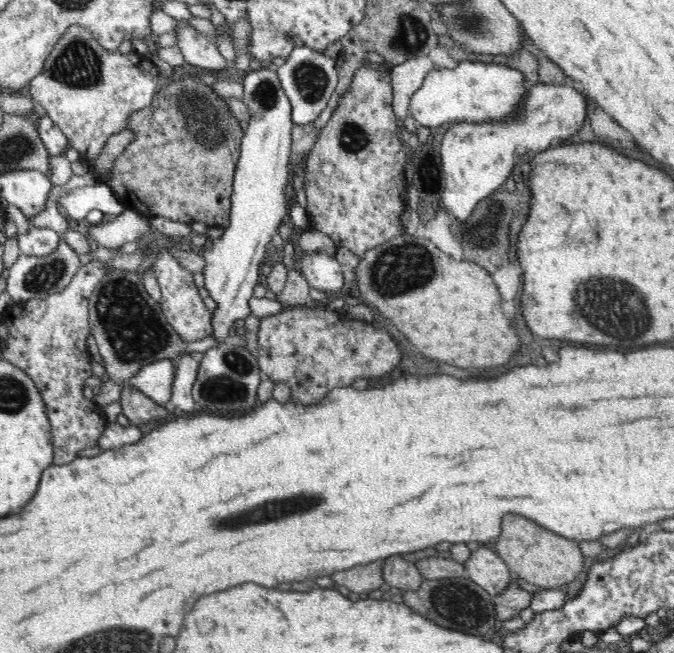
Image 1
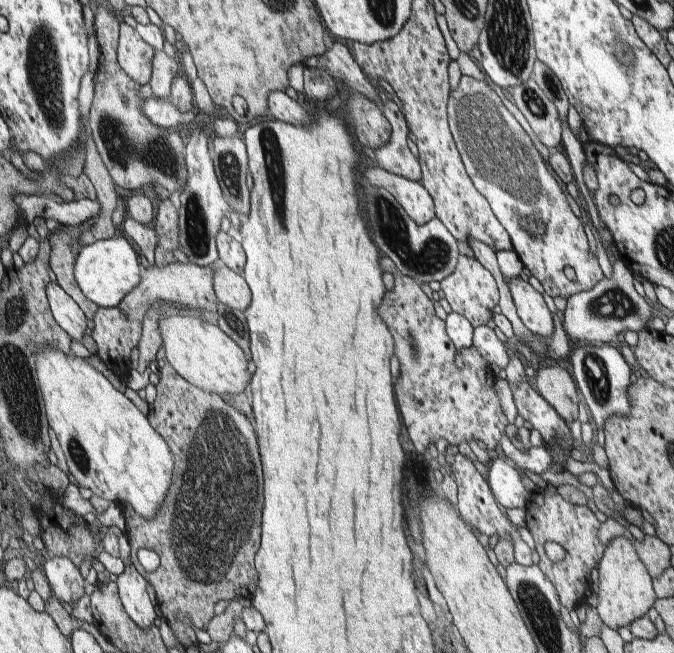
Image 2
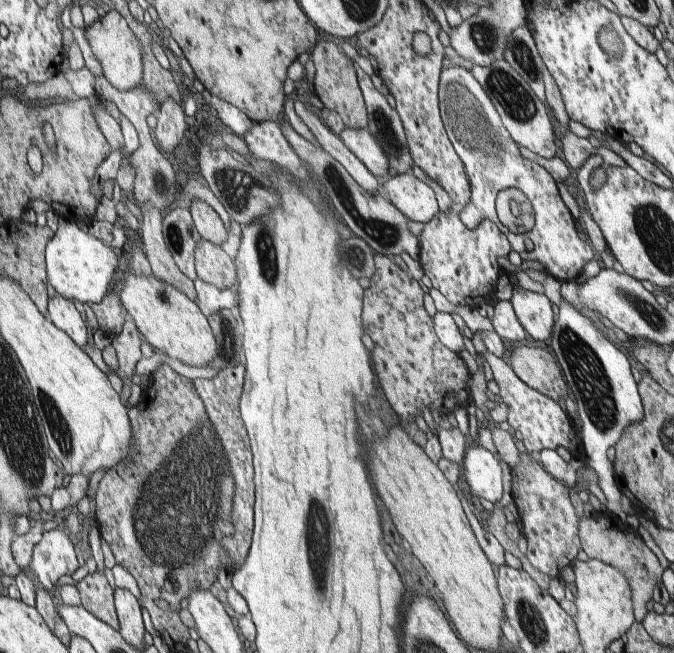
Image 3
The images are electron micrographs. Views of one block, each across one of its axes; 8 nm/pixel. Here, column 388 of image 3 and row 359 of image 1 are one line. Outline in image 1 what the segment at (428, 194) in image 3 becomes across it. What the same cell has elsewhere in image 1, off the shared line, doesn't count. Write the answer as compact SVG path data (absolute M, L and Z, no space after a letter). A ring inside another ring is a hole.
M190 352L182 354L182 362L176 364L176 376L172 384L172 408L186 414L196 414L200 410L200 406L192 398L192 386L200 370L200 362L196 362L194 358L196 356L192 356Z

